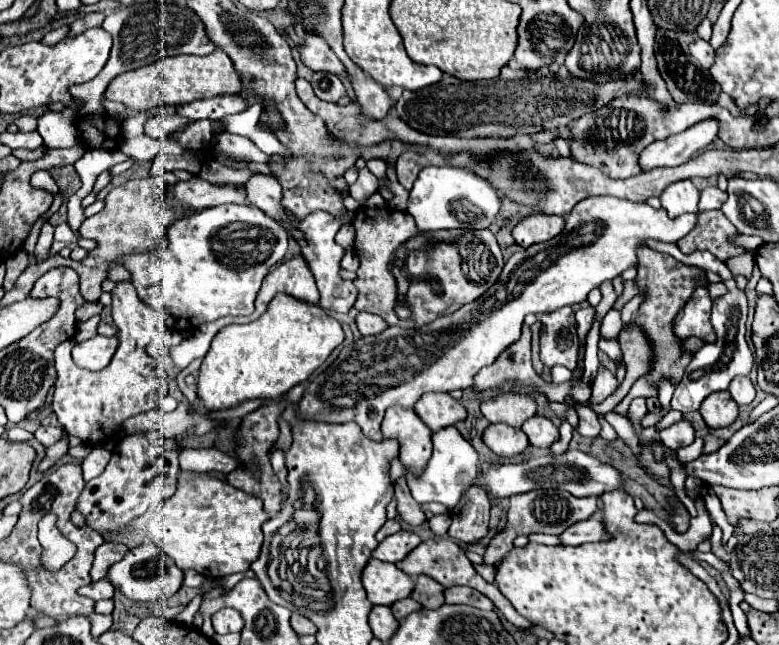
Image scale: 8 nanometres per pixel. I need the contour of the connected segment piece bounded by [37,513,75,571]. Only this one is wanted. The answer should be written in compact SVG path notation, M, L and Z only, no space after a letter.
M47 513L38 523L37 537L43 547L43 565L47 569L59 569L75 555L75 545L59 533L55 527L55 515Z

